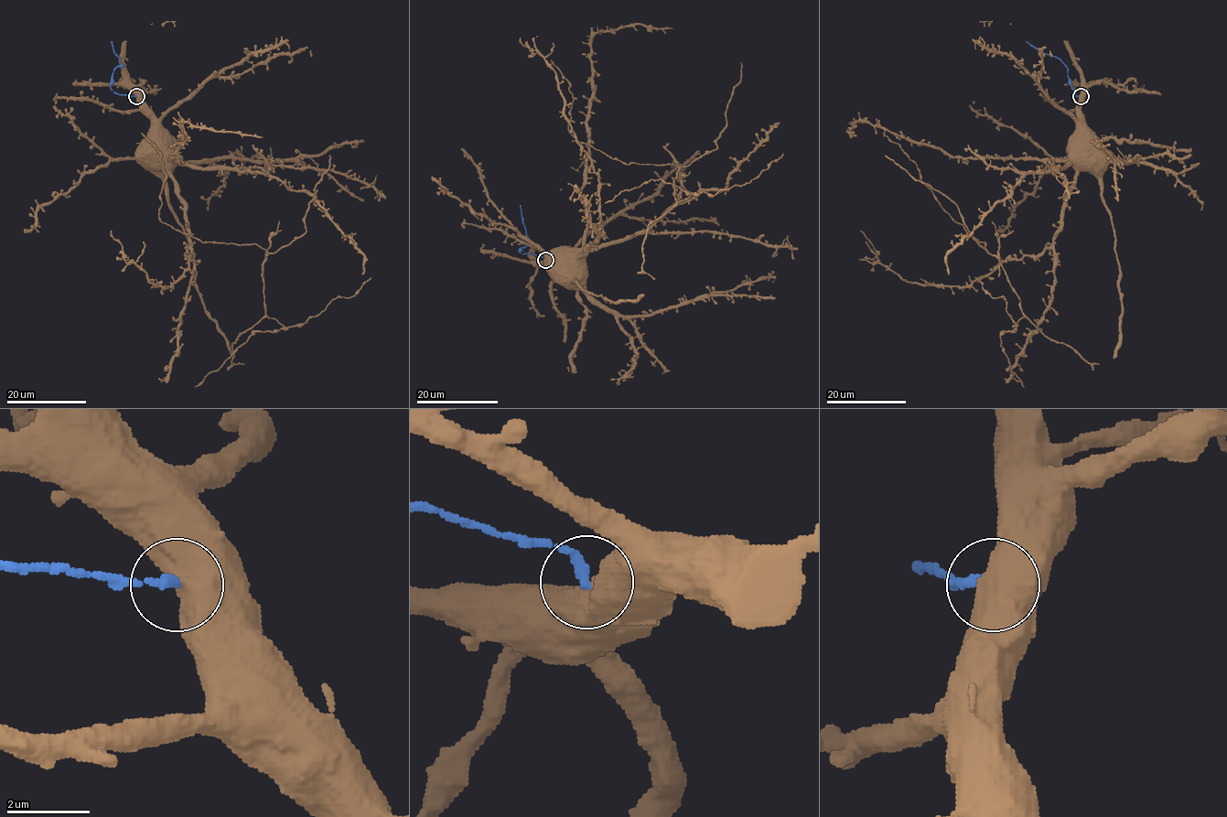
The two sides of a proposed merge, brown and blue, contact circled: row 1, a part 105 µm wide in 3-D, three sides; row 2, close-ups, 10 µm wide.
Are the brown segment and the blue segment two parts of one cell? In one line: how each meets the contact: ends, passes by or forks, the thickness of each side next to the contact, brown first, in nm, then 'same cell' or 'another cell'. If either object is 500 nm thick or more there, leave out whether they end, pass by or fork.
750 nm thick on the brown side, 240 nm on the other; another cell

